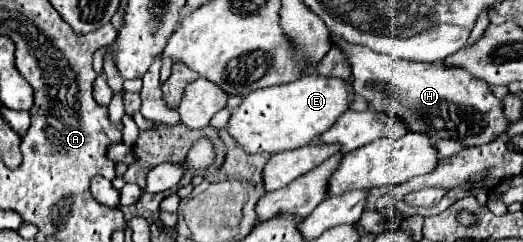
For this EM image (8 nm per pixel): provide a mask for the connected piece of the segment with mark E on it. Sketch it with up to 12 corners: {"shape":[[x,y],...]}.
{"shape":[[316,73],[248,93],[228,131],[248,153],[296,149],[352,103]]}

